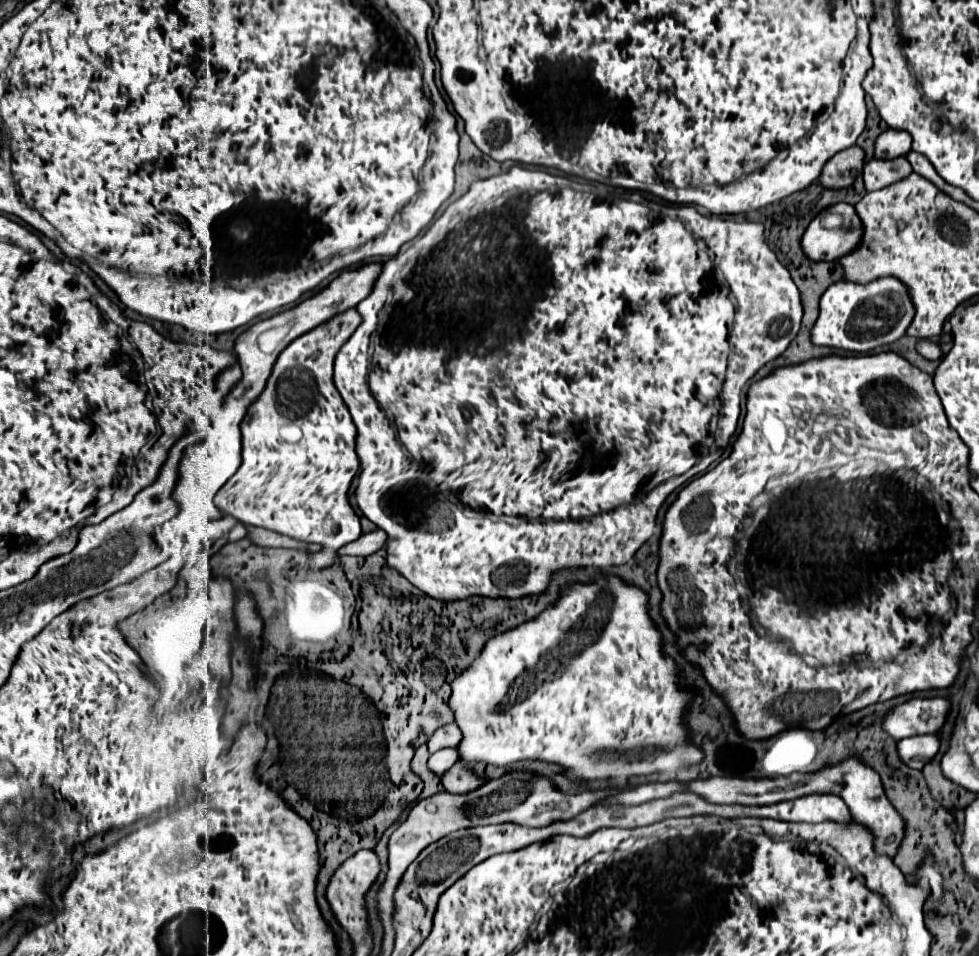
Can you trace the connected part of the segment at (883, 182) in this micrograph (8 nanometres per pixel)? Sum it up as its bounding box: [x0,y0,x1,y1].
[864,156,912,190]

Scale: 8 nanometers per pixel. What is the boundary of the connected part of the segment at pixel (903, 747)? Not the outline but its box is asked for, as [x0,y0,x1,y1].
[898,734,940,770]

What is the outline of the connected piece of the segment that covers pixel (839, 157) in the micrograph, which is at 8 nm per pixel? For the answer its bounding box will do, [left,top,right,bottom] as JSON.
[818,146,864,188]

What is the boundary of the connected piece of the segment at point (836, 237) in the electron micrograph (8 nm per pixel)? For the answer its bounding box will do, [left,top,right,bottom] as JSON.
[800,202,862,262]

